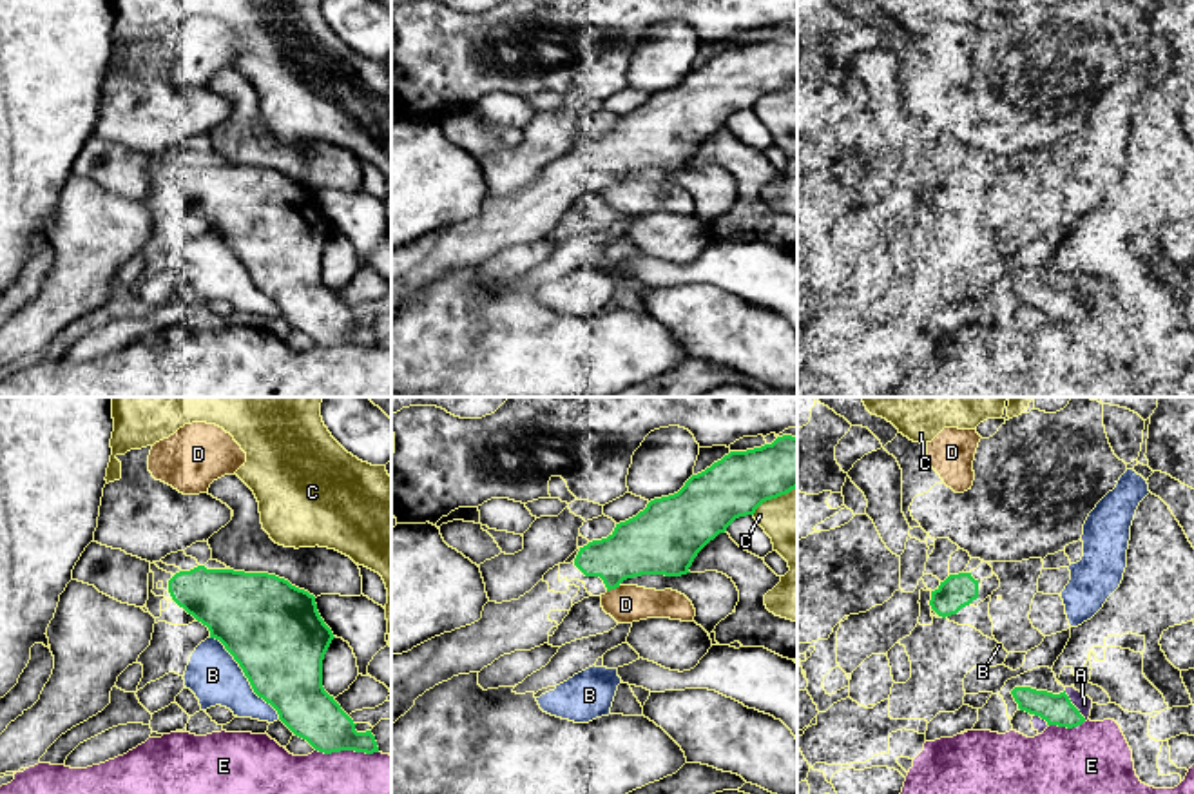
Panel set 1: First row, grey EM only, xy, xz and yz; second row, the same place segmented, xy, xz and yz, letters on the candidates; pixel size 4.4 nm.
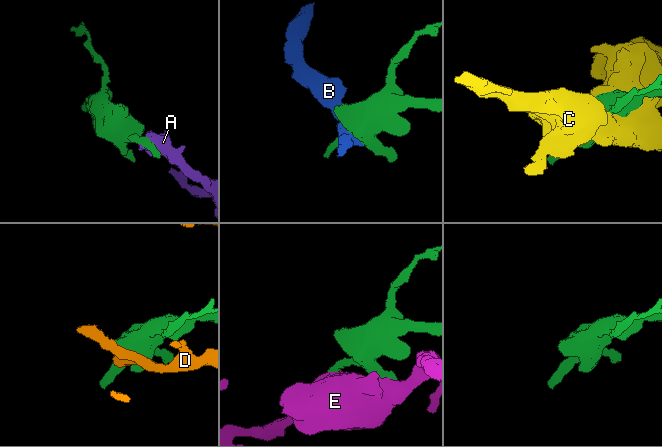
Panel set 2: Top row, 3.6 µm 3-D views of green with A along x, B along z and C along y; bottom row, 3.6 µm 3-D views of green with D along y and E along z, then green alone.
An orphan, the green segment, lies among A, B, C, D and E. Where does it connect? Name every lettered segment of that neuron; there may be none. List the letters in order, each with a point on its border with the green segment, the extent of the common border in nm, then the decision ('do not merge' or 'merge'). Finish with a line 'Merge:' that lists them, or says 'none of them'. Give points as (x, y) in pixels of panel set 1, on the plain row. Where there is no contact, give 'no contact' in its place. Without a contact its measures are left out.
A: meets green in yz at (1073, 300); contact 170 nm long; do not merge
B: meets green in xy at (245, 269); contact 480 nm long; do not merge
C: meets green in xz at (774, 91); contact 240 nm long; do not merge
D: meets green in xz at (613, 182); contact 70 nm long; do not merge
E: meets green in xy at (346, 343); contact 280 nm long; do not merge
Merge: none of them

